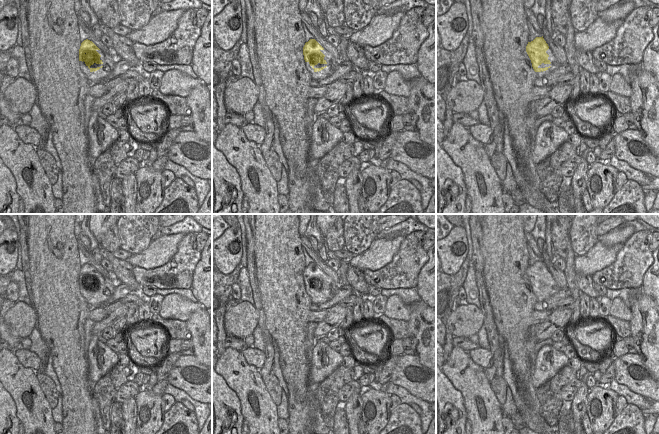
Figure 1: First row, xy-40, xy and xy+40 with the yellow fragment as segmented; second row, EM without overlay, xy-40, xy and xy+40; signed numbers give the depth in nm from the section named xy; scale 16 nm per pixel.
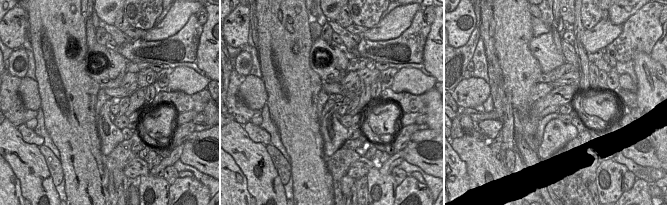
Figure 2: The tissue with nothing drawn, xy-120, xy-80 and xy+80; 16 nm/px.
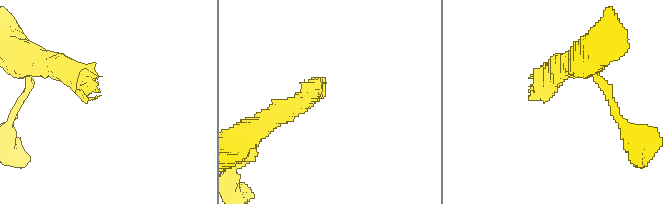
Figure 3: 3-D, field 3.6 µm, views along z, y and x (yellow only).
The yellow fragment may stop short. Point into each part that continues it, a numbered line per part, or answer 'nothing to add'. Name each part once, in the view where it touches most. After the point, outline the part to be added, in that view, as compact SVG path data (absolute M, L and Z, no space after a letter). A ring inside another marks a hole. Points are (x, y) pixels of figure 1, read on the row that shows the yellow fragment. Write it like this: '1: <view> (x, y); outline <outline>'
1: xy-40 (101, 75); outline M101 49L96 51L101 55L100 60L103 63L94 63L88 67L84 61L80 61L80 69L91 83L106 82L116 63L115 54L113 53L111 55L110 53L106 53Z

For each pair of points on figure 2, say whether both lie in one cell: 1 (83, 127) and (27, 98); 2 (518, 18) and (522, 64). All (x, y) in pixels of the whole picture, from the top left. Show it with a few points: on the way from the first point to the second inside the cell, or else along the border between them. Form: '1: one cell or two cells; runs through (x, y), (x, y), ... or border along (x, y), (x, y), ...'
1: two cells; border along (36, 81), (40, 107)
2: one cell; runs through (518, 29), (518, 53)

